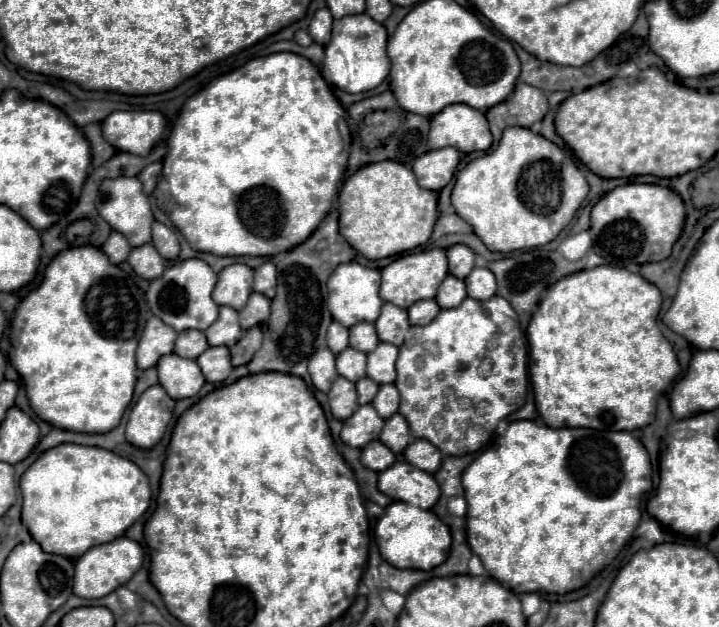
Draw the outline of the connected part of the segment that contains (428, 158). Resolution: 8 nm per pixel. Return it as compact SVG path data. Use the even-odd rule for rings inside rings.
M443 147L429 151L413 161L413 171L421 187L429 191L441 191L455 175L459 165L459 151L455 147Z

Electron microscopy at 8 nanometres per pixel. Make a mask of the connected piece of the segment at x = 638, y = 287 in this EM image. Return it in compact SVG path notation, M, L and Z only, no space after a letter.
M599 265L595 269L577 271L573 275L567 275L565 279L559 279L553 287L549 287L547 295L541 299L539 309L533 313L525 332L529 346L528 373L531 375L531 383L535 391L535 407L541 419L549 427L589 427L589 429L599 429L599 431L635 431L635 429L641 429L653 423L657 397L661 396L664 391L668 391L672 383L678 380L681 372L671 343L663 337L663 333L657 327L659 309L661 309L659 289L653 283L645 281L641 275L631 273L617 265Z

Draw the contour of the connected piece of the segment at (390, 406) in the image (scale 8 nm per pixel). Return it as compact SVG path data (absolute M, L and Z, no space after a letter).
M393 383L381 385L379 393L371 401L371 405L377 409L377 413L383 419L389 419L393 413L397 413L397 407L399 407L399 391L397 391L397 387Z

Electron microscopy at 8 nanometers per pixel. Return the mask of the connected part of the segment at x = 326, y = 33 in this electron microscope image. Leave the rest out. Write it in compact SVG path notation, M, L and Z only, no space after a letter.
M327 7L319 9L313 15L311 25L309 25L309 35L315 39L315 43L319 43L319 45L329 43L329 39L331 39L331 23L333 23L333 15L331 15L331 11Z

